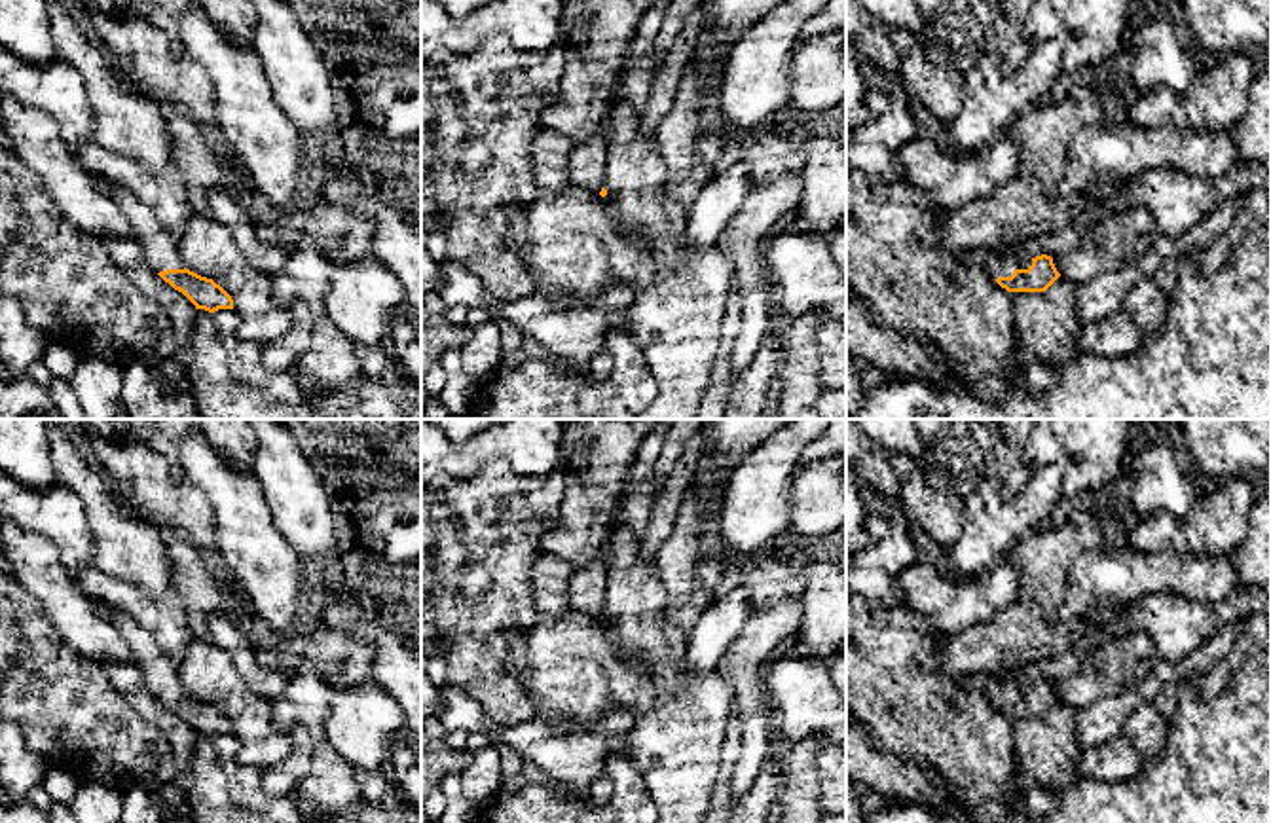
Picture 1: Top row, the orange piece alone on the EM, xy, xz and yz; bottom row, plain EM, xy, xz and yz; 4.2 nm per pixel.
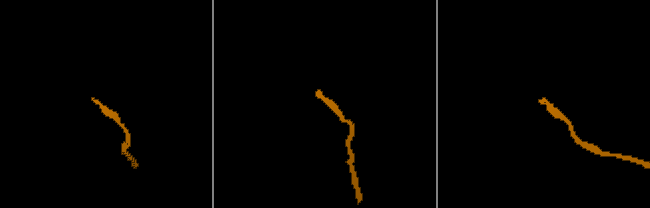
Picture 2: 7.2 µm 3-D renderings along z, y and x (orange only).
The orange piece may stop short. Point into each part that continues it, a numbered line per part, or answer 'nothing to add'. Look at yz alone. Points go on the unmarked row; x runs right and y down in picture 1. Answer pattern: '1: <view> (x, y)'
1: yz (1000, 689)

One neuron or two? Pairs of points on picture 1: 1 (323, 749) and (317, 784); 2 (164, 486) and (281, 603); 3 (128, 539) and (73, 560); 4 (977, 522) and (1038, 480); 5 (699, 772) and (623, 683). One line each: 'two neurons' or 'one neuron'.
1: one neuron
2: two neurons
3: two neurons
4: one neuron
5: two neurons

